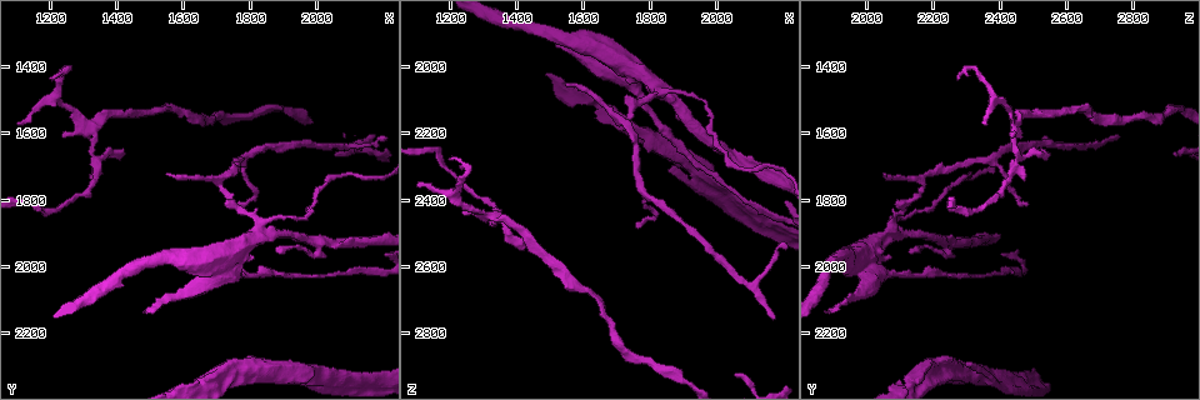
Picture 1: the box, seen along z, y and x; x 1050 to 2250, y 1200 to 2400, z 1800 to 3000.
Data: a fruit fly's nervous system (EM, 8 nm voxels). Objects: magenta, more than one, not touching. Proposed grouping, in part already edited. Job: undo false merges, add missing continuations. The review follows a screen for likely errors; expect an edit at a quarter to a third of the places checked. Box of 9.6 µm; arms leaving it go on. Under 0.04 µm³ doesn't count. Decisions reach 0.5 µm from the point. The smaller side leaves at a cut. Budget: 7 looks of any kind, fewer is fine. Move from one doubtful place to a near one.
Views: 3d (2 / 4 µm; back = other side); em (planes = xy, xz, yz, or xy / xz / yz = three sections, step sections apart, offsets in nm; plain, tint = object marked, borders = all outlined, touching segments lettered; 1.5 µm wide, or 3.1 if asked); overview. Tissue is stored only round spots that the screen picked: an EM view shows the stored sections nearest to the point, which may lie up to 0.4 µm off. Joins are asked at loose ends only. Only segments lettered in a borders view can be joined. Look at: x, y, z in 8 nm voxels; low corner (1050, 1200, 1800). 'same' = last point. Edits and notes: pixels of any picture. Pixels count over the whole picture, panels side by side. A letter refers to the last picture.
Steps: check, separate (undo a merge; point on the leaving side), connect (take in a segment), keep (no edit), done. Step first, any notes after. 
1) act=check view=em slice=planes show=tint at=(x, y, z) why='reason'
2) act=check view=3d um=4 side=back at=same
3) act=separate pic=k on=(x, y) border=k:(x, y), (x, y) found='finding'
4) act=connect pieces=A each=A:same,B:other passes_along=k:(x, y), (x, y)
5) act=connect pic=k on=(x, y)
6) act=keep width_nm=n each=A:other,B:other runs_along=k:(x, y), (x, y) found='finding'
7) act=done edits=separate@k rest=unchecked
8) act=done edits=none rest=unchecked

act=check view=3d um=4 at=(1750, 2300, 2200) why='arms run side by side'

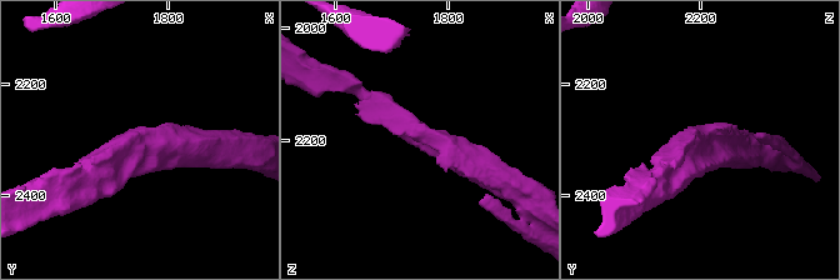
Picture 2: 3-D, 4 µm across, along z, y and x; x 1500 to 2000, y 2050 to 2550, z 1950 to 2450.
act=check view=em slice=planes show=borders at=(1765, 2300, 2190)

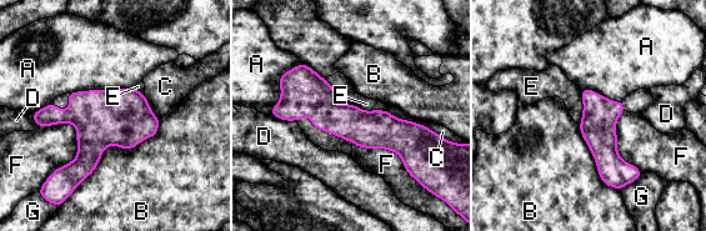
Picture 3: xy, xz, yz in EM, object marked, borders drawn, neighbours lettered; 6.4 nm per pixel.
act=keep each=A:other,B:other,C:other,D:other,E:other,F:other,G:other found='one neuron here'

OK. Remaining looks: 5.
act=check view=3d um=2 at=(1900, 2020, 2260) why='sudden change in width'

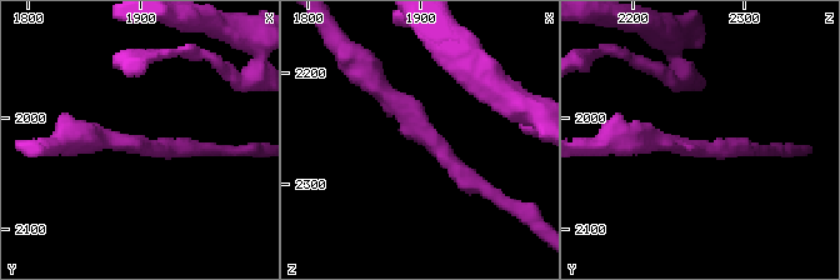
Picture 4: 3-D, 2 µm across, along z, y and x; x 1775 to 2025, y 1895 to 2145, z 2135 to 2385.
act=check view=em slice=planes show=borders at=(1910, 2026, 2266) why='shape alone is not enough'

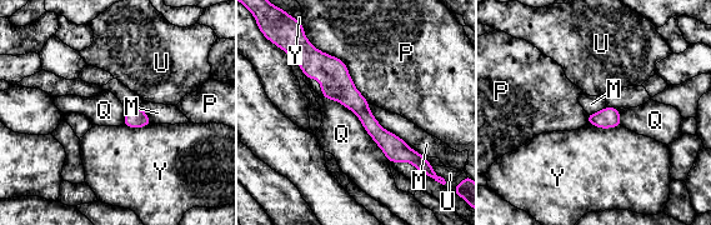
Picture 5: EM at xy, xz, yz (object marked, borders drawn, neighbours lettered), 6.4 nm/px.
act=keep width_nm=140 each=M:other,P:other,Q:other,U:other,Y:other border=5:(321, 94), (346, 106), (387, 160) found='continuous, no second neuron'

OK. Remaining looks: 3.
act=check view=em slice=xy step=8 show=tint at=(1500, 2140, 1880) why='branch stops here'

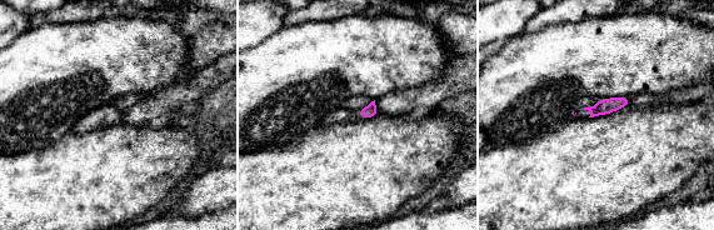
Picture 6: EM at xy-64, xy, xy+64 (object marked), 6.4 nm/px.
act=check view=em slice=planes show=borders at=same why='another direction'

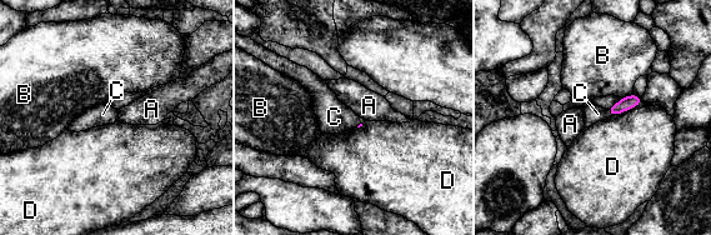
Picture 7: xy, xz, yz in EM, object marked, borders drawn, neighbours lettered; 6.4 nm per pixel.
act=connect pieces=C each=A:other,B:other,C:same,D:other passes_along=7:(627, 103), (609, 113), (592, 114) found='the neuron continues'

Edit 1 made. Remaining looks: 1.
act=done edits=connect@7 rest=unchecked

